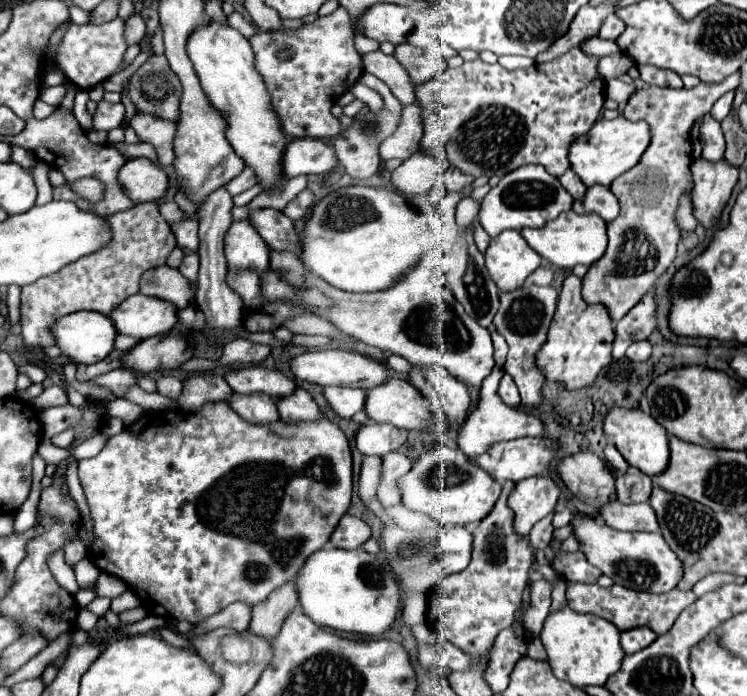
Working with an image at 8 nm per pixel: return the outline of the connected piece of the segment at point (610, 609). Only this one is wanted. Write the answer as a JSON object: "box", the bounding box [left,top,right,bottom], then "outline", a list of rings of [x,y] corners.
{"box":[565,582,697,634],"outline":[[[567,582],[565,596],[567,596],[567,602],[571,604],[571,608],[575,608],[577,612],[589,612],[589,614],[601,616],[601,618],[613,622],[619,630],[647,626],[657,634],[665,634],[673,626],[677,616],[697,600],[693,590],[683,592],[679,588],[673,588],[673,590],[663,592],[663,594],[651,594],[651,592],[633,592],[631,588],[623,588],[619,584],[613,584],[609,588],[601,588],[597,584],[581,584],[581,582],[579,584]]]}

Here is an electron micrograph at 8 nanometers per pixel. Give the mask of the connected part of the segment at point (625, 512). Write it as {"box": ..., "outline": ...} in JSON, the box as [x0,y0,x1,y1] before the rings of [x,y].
{"box":[601,502,657,532],"outline":[[[611,502],[603,506],[601,512],[605,524],[617,530],[643,530],[643,532],[657,532],[657,516],[649,504],[621,504]]]}

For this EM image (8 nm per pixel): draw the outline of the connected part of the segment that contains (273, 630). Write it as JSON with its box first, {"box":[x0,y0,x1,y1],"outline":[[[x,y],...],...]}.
{"box":[247,582,299,640],"outline":[[[289,582],[283,588],[271,592],[267,600],[253,606],[253,614],[247,630],[259,638],[273,640],[279,634],[283,620],[297,604],[299,604],[299,596],[295,592],[295,584]]]}

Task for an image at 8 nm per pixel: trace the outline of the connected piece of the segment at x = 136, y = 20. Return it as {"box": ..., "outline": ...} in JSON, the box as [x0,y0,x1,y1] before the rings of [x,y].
{"box":[125,14,147,46],"outline":[[[131,14],[125,20],[125,40],[127,40],[127,46],[139,44],[145,34],[147,34],[147,30],[145,30],[145,22],[143,22],[141,14]]]}

